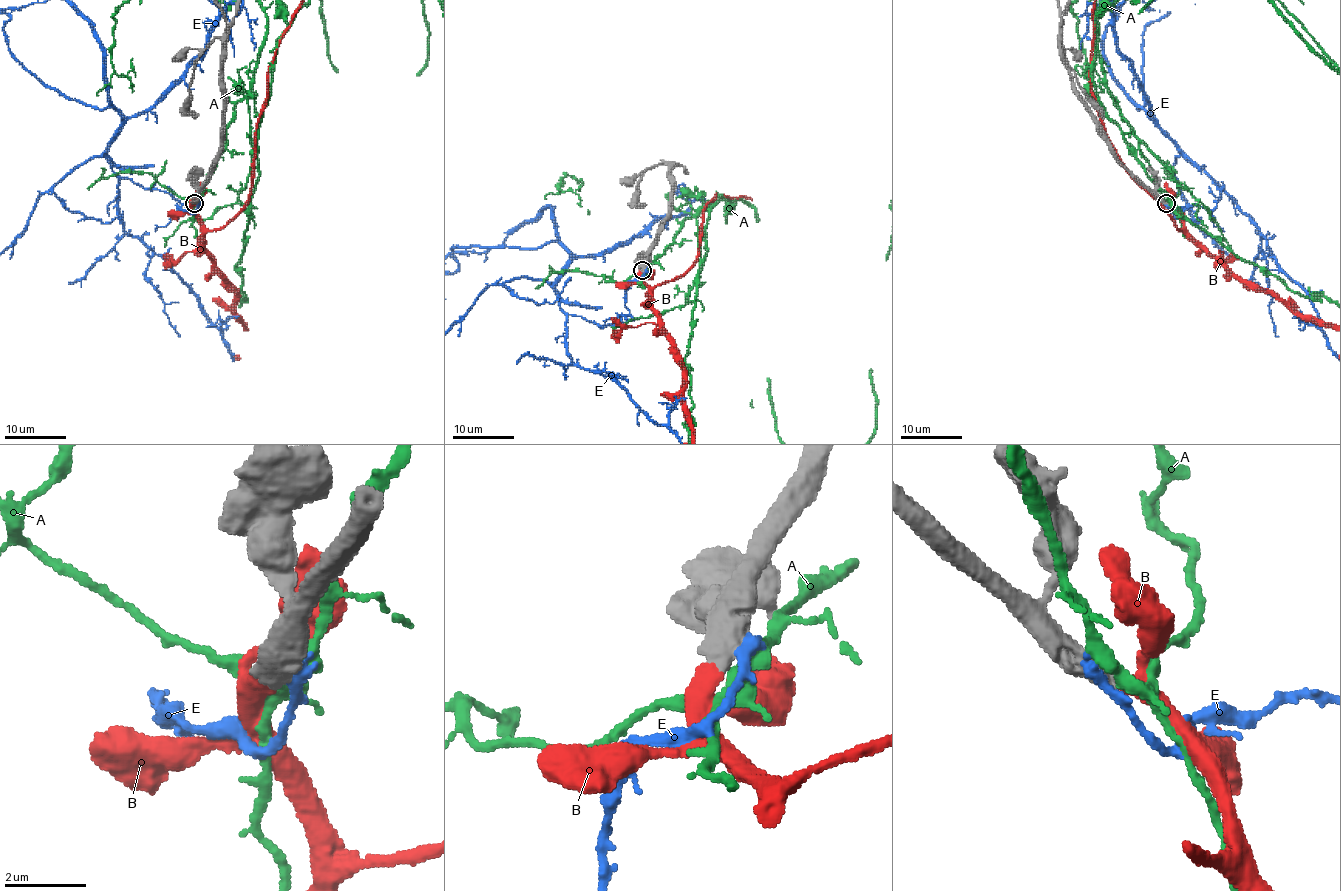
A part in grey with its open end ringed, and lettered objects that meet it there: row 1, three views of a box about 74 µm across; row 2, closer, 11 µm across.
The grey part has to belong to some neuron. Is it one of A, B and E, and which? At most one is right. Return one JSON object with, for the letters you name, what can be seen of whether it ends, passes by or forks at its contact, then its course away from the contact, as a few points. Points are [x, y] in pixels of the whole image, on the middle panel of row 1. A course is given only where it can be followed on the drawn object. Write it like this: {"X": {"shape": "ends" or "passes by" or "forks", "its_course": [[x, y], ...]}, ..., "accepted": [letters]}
{"B": {"shape": "passes by"}, "accepted": ["B"]}

